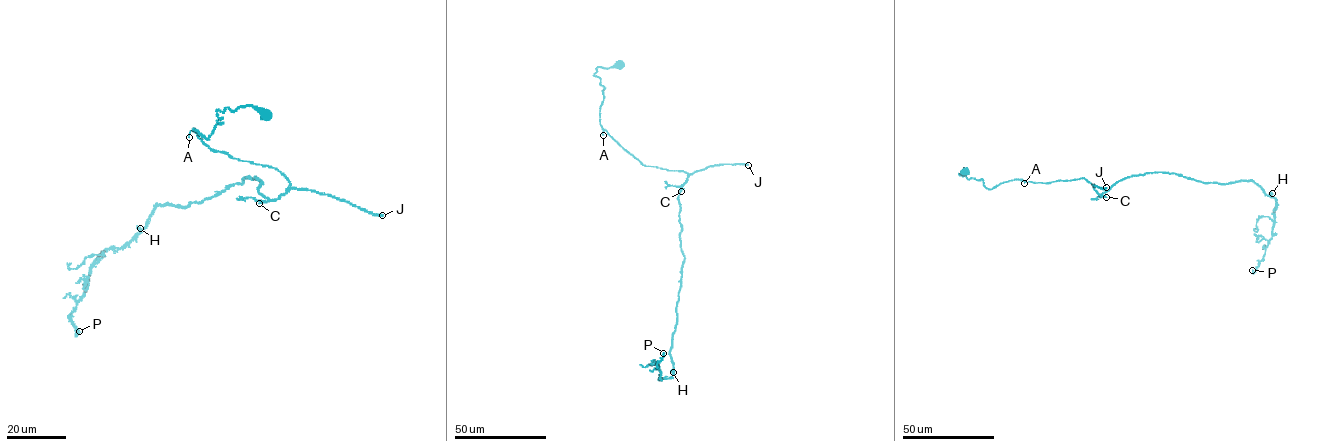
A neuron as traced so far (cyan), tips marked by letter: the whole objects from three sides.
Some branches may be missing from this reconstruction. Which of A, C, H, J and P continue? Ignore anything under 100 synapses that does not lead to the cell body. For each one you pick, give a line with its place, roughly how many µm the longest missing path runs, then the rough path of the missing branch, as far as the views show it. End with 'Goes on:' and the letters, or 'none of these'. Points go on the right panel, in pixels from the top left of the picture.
J: place (1106, 187); missing 250 µm
Goes on: J

